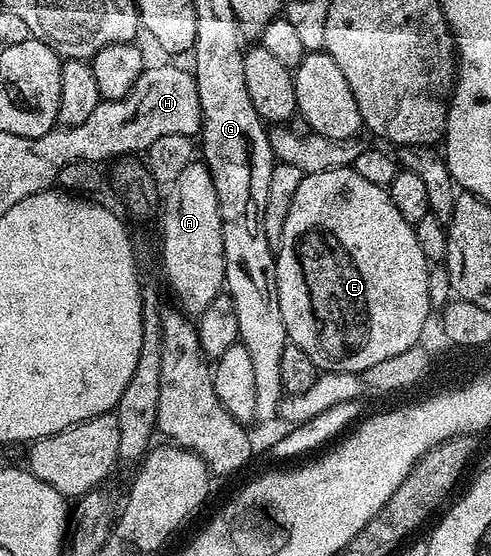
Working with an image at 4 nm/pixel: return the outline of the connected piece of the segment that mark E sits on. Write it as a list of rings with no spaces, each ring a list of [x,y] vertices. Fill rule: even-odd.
[[[352,166],[347,168],[331,168],[327,172],[315,172],[307,174],[303,181],[299,184],[299,189],[295,191],[295,200],[291,200],[291,212],[287,212],[287,224],[283,224],[283,236],[281,237],[280,246],[276,247],[275,257],[277,260],[277,291],[279,292],[279,312],[283,312],[283,324],[288,341],[294,346],[303,348],[303,352],[307,352],[307,356],[311,356],[311,360],[317,365],[318,371],[332,372],[347,372],[348,374],[361,374],[364,371],[371,369],[375,364],[383,364],[383,360],[391,360],[391,356],[399,356],[403,352],[410,350],[412,346],[418,345],[422,341],[421,329],[425,326],[425,321],[429,318],[431,307],[429,297],[427,296],[427,276],[431,263],[425,259],[423,252],[419,249],[419,240],[415,240],[415,232],[413,231],[414,223],[403,220],[403,215],[399,212],[399,208],[395,208],[395,204],[391,204],[391,196],[388,189],[379,184],[370,184],[368,180],[363,180],[363,176],[359,176],[359,172],[355,172]]]

